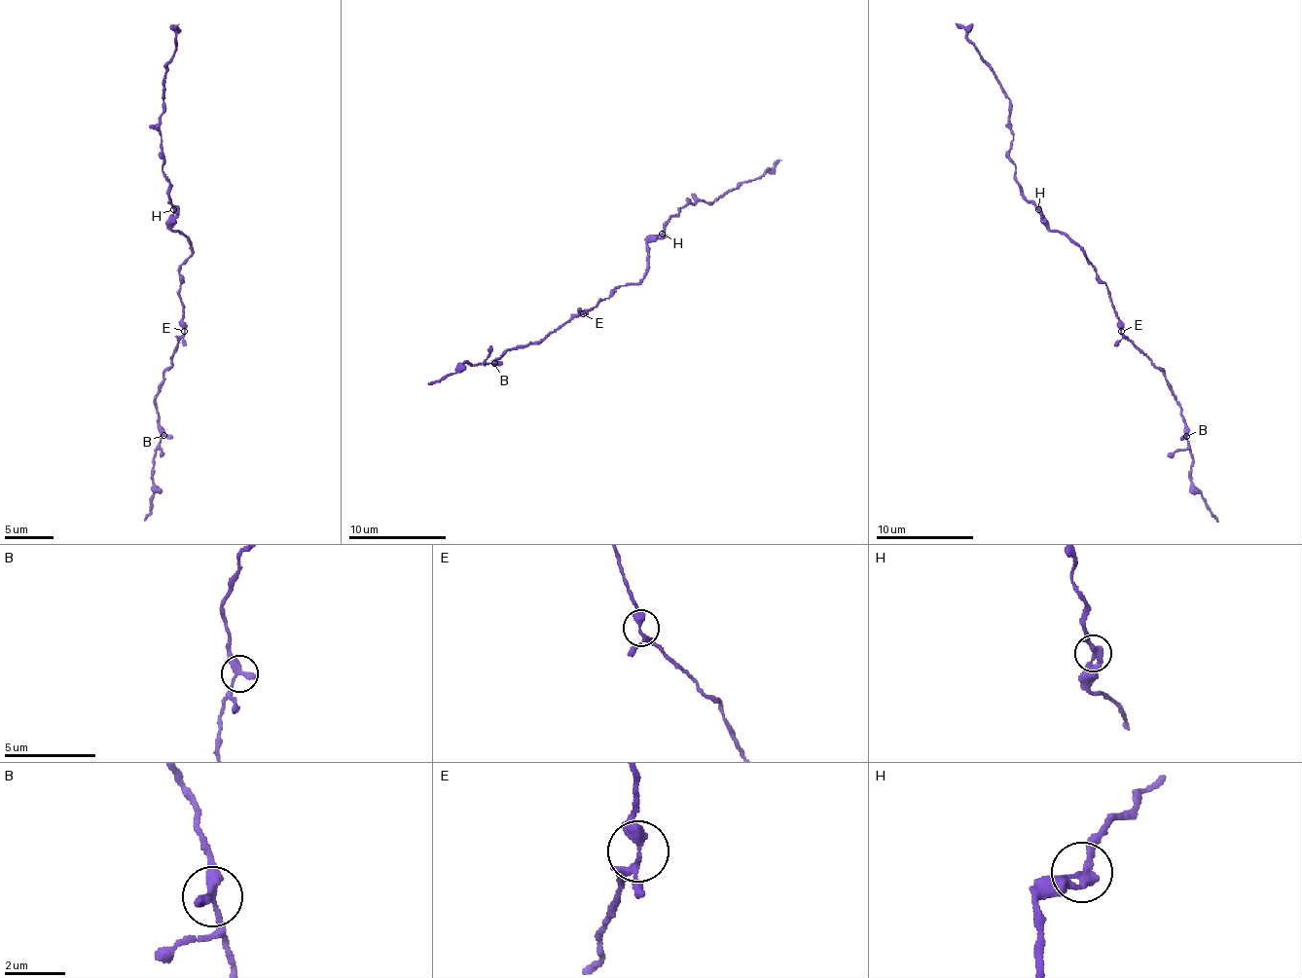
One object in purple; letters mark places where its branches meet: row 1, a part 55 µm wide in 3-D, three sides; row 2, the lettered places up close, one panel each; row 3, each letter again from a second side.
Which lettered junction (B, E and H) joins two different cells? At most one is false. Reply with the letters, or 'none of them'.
none of them

